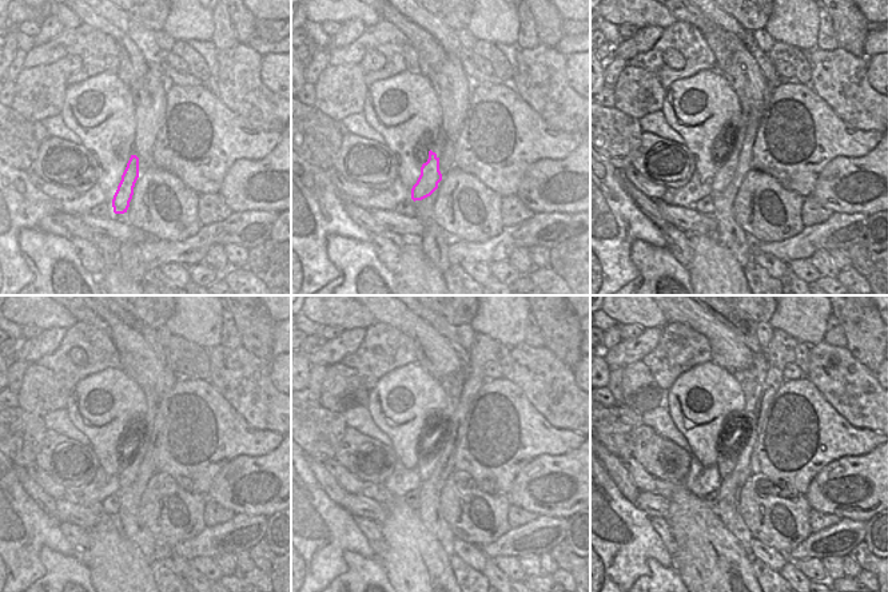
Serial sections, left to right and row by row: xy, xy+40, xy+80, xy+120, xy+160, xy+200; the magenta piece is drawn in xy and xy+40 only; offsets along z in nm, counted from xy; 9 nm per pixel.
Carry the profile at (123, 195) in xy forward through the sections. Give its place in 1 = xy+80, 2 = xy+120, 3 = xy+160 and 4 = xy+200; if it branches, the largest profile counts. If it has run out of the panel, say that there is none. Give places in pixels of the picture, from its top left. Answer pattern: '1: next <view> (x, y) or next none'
1: next xy+80 (727, 170)
2: next xy+120 (130, 467)
3: next xy+160 (453, 384)
4: next xy+200 (752, 380)

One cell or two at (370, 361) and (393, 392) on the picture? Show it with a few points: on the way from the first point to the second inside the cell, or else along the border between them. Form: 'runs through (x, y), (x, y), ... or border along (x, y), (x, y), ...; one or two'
border along (410, 362), (387, 372), (370, 390); two

